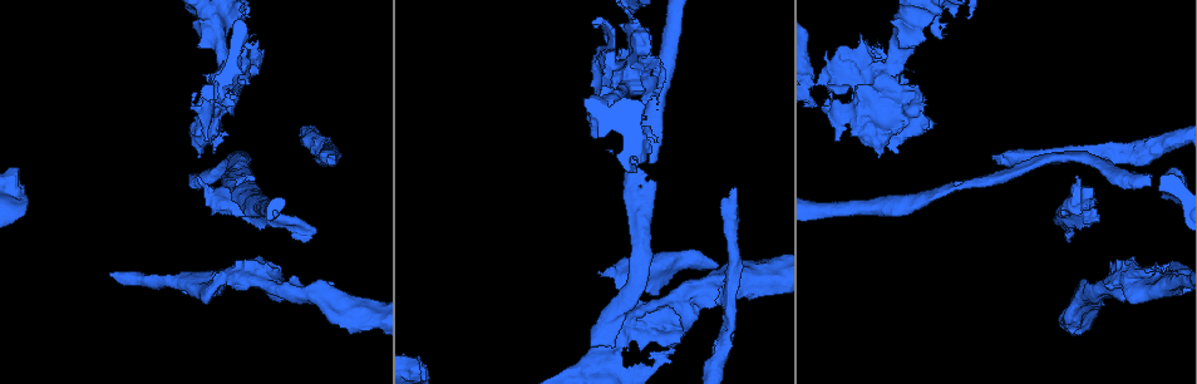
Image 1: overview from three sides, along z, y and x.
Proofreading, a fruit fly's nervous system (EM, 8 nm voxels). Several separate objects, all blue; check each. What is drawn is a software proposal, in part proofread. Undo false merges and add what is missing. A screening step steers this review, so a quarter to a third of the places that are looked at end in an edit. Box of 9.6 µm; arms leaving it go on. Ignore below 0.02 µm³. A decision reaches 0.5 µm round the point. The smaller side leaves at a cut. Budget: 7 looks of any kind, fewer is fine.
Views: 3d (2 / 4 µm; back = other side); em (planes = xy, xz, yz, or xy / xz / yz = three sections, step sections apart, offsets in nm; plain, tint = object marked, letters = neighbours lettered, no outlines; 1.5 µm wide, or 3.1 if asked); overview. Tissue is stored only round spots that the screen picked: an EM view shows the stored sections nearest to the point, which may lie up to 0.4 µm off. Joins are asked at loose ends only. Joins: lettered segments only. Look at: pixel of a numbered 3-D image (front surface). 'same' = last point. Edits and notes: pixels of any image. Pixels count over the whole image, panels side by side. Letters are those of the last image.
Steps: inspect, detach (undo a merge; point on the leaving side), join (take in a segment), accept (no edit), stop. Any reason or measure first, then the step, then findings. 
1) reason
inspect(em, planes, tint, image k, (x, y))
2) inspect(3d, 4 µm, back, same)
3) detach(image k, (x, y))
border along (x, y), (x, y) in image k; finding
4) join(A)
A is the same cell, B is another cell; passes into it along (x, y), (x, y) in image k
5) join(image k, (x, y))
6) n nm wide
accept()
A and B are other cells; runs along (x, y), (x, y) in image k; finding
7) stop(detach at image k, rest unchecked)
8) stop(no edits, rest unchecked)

sudden change in width
inspect(em, planes, tint, image 1, (633, 174))

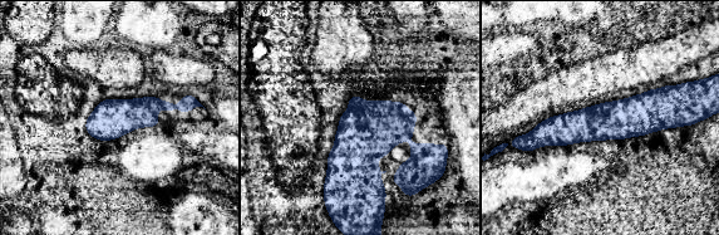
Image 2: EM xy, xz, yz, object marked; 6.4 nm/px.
inspect(em, planes, letters, same)

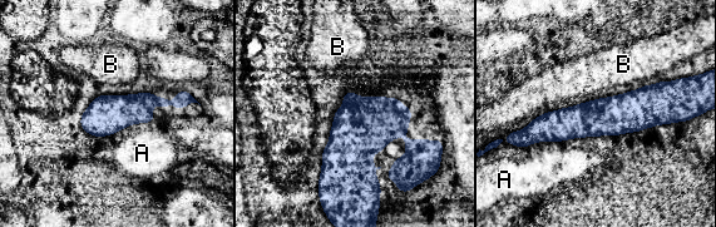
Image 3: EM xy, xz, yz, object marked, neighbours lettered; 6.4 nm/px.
accept()
A and B are other cells; border along (579, 137), (534, 141), (521, 148) in image 3; all the same cell

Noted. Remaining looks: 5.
two arms in line, one across
inspect(3d, 2 µm, image 1, (837, 79))

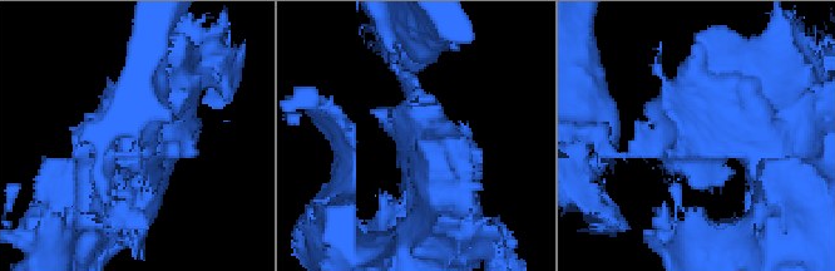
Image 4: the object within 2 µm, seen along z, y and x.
3 arms; now the EM
inspect(em, planes, letters, image 4, (419, 130))

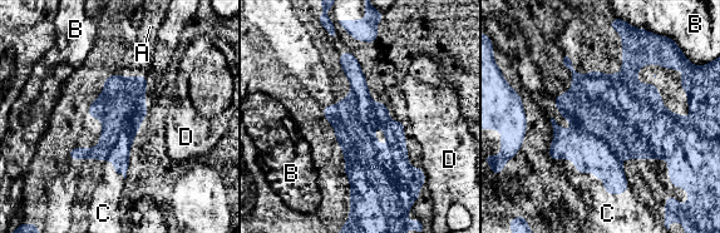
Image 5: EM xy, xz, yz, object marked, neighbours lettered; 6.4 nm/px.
C touches over 480 nm
detach(image 5, (611, 170))
A, B, C and D are other cells; border along (575, 158), (616, 158), (619, 160) in image 5; a second cell is stuck on

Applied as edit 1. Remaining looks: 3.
stop(detach at image 5, rest unchecked)

